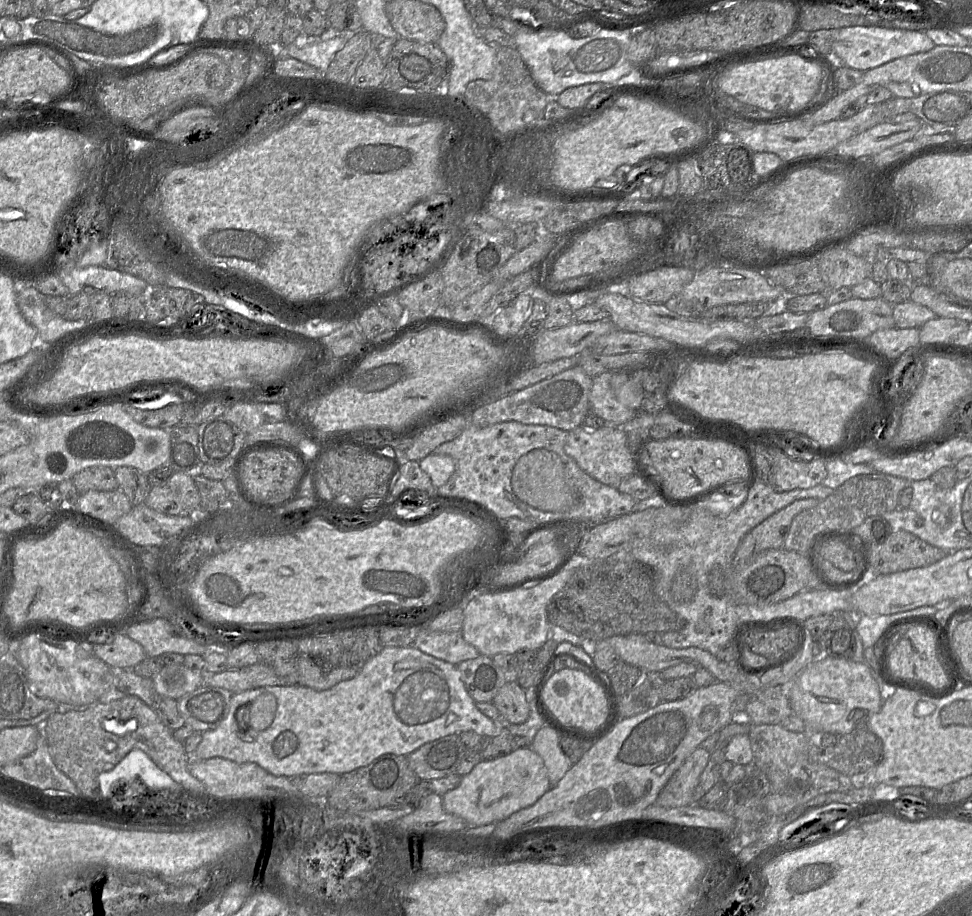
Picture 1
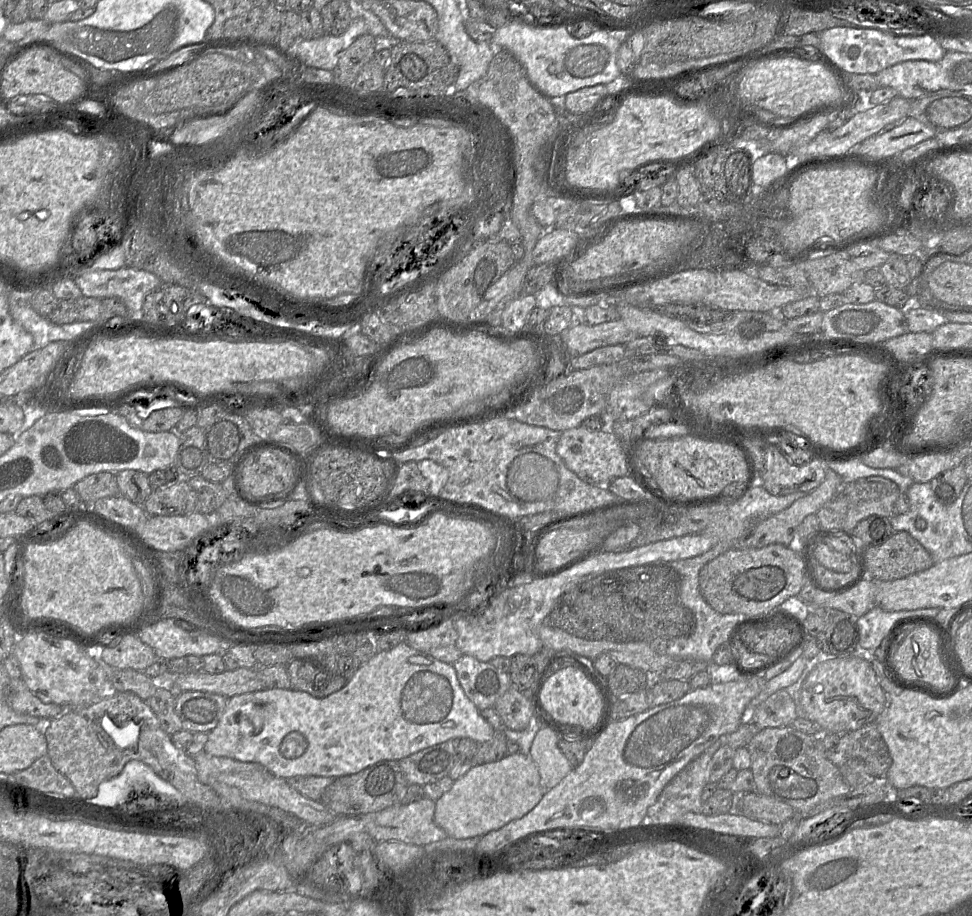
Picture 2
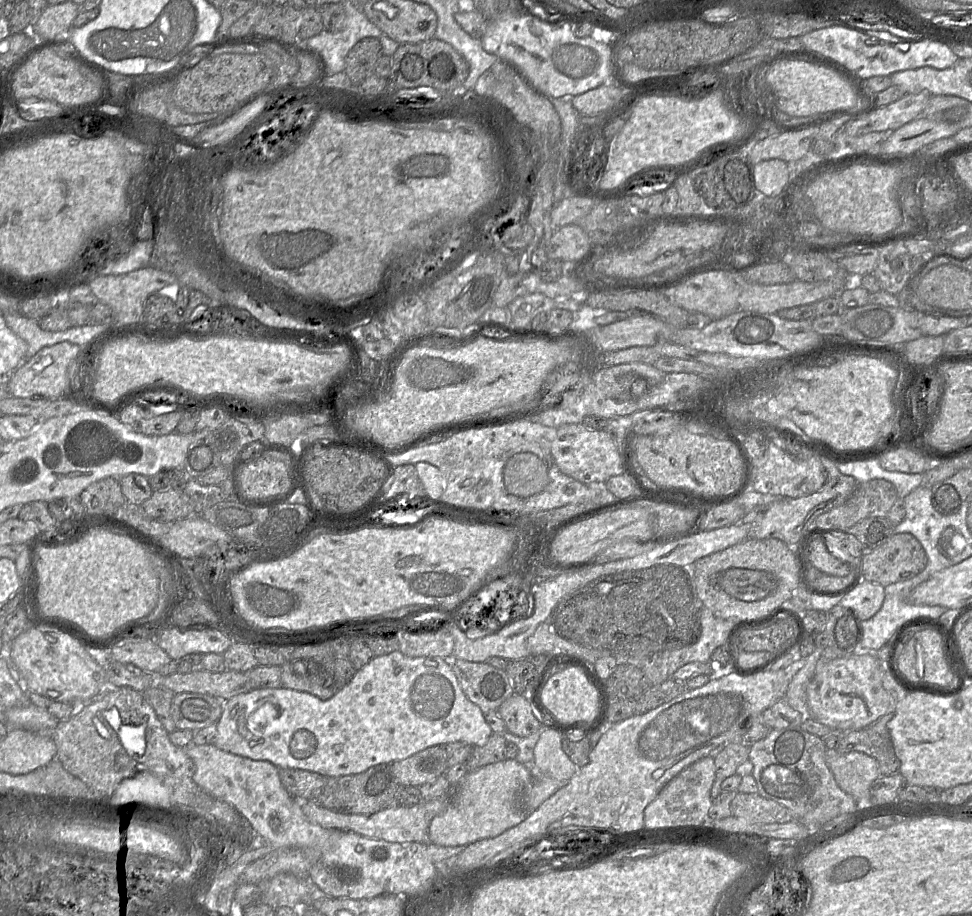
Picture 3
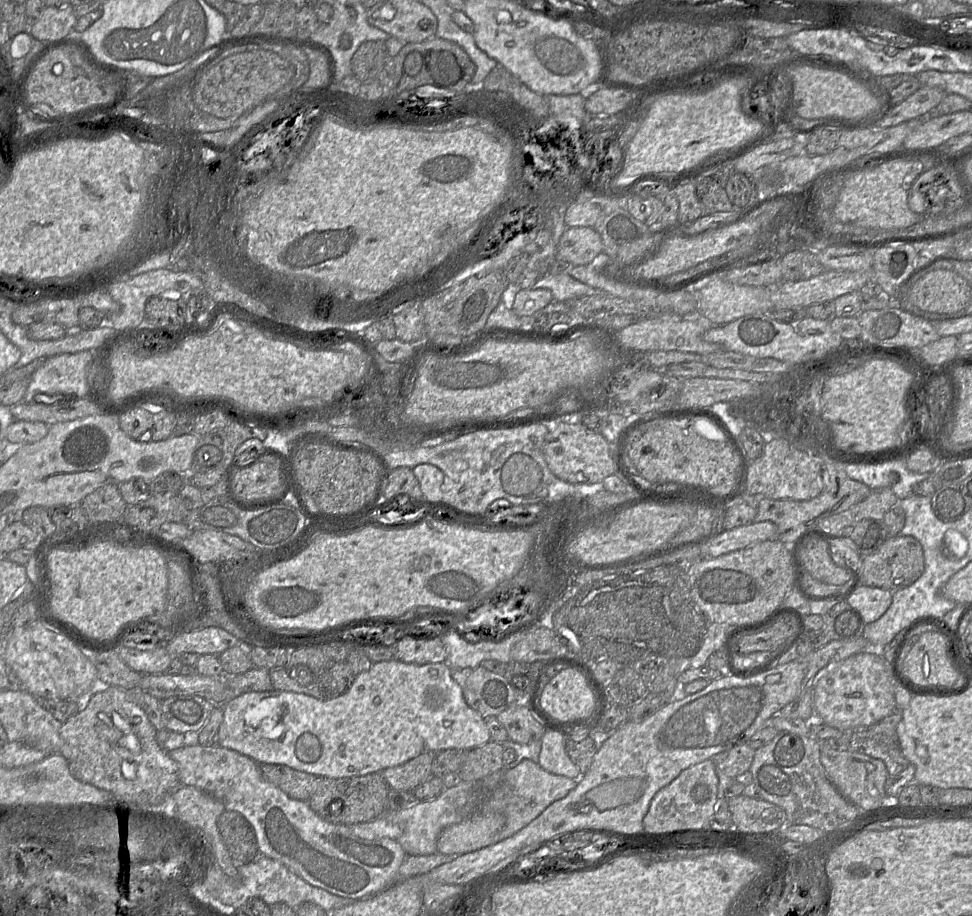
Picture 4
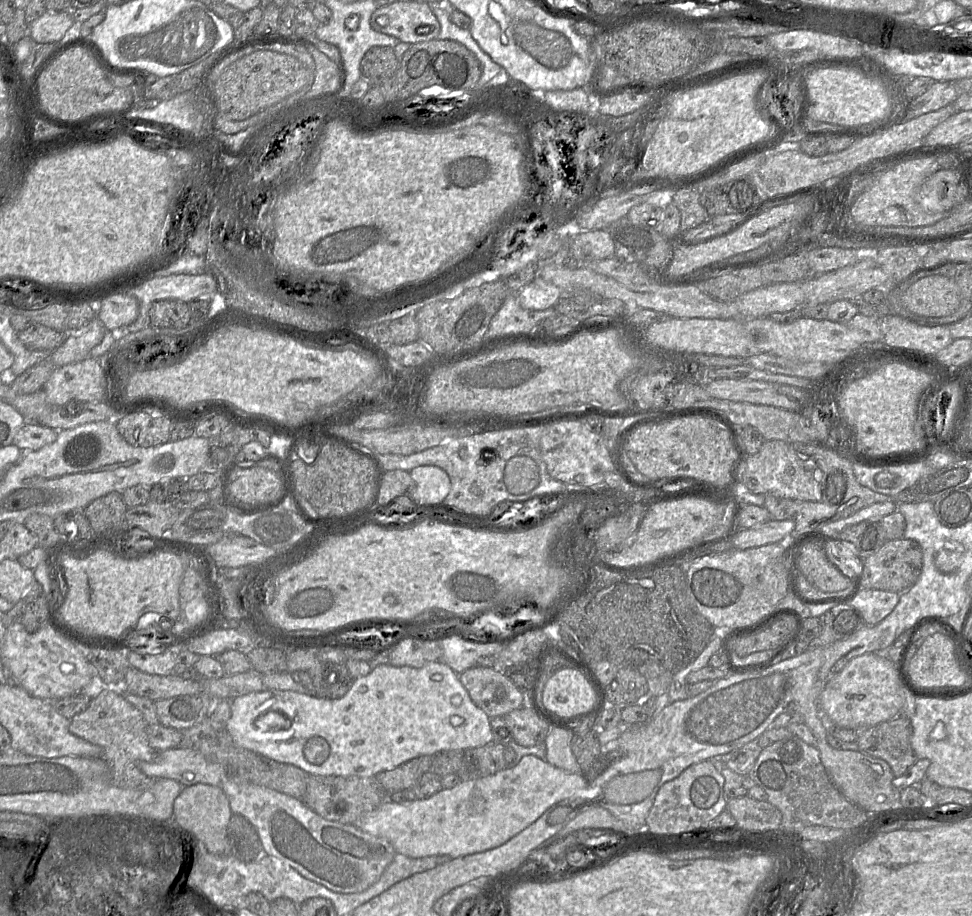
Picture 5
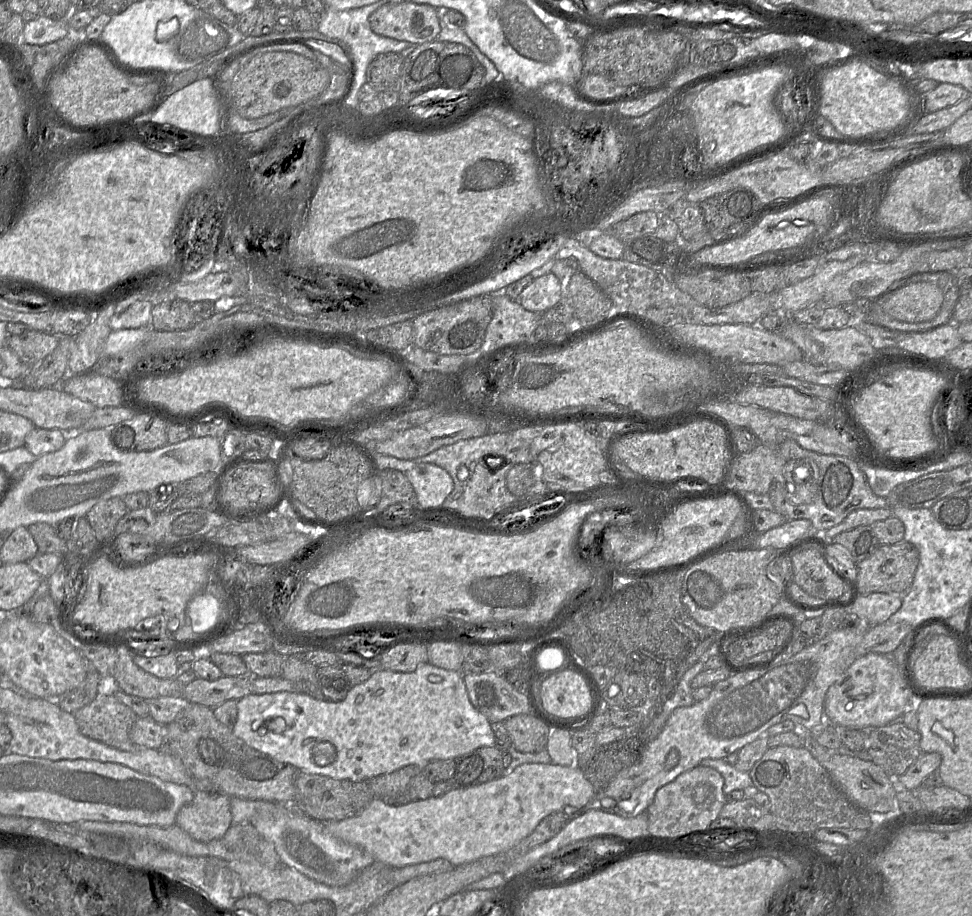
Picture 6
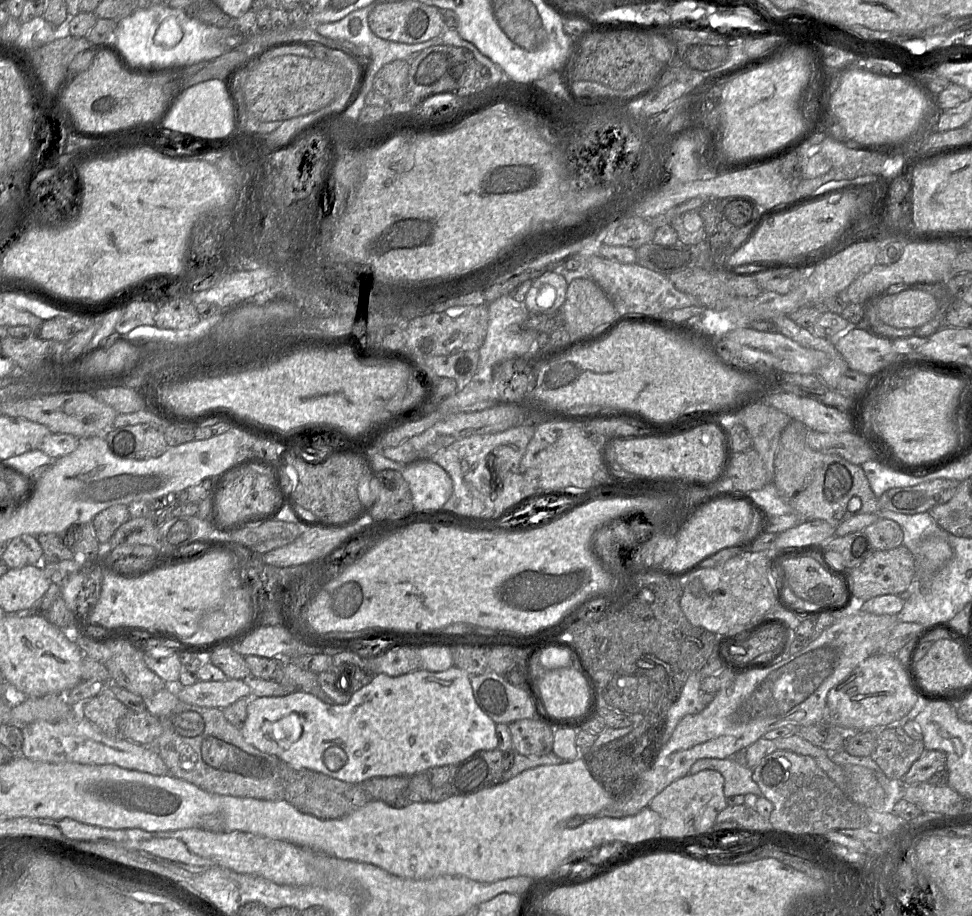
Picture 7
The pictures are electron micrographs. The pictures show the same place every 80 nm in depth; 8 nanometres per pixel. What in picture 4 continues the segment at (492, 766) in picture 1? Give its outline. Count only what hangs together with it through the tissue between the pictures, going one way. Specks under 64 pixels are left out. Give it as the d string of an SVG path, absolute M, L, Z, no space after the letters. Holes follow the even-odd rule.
M524 759L516 767L504 766L484 778L462 781L451 788L444 788L433 800L420 801L405 809L386 810L380 817L401 827L402 834L397 841L407 855L430 855L437 851L447 855L462 855L496 844L514 835L537 818L554 801L564 798L577 784L578 780L552 774L538 763Z

